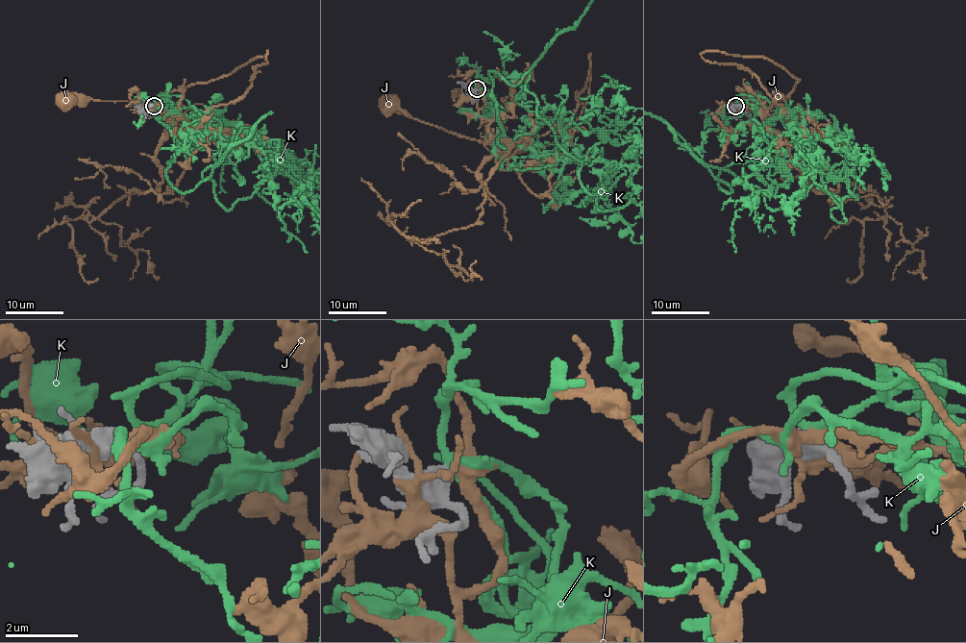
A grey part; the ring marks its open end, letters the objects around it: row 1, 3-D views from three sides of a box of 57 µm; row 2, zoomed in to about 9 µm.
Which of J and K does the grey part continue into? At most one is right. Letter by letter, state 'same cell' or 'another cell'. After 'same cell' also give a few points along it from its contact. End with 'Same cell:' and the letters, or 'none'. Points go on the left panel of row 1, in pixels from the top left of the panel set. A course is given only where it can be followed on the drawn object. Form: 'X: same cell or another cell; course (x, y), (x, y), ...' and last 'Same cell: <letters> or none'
J: another cell
K: same cell
Same cell: K

